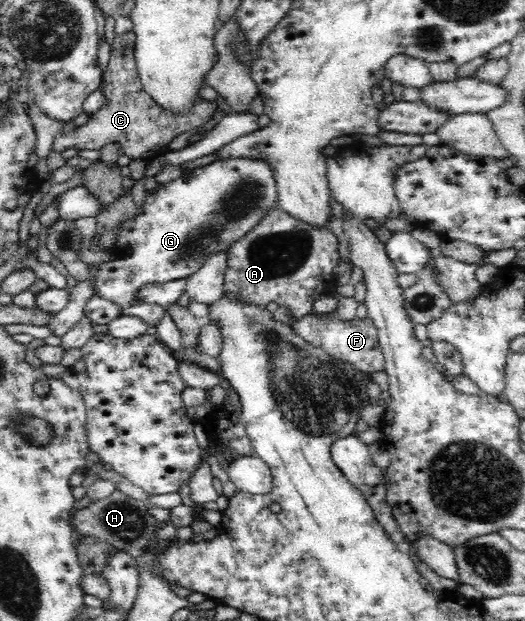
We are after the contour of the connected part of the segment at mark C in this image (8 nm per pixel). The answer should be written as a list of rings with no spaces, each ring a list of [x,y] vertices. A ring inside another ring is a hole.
[[[132,30],[125,34],[115,35],[109,66],[103,77],[103,93],[106,97],[104,105],[94,113],[90,119],[69,134],[61,133],[54,138],[52,152],[61,153],[67,148],[98,150],[100,151],[110,142],[119,143],[119,148],[131,161],[143,160],[151,162],[169,151],[169,143],[179,134],[193,130],[206,123],[216,120],[219,116],[217,102],[209,102],[200,98],[189,108],[189,112],[176,114],[157,105],[153,98],[145,92],[135,59],[136,37]],[[210,118],[210,119],[209,119]]]

